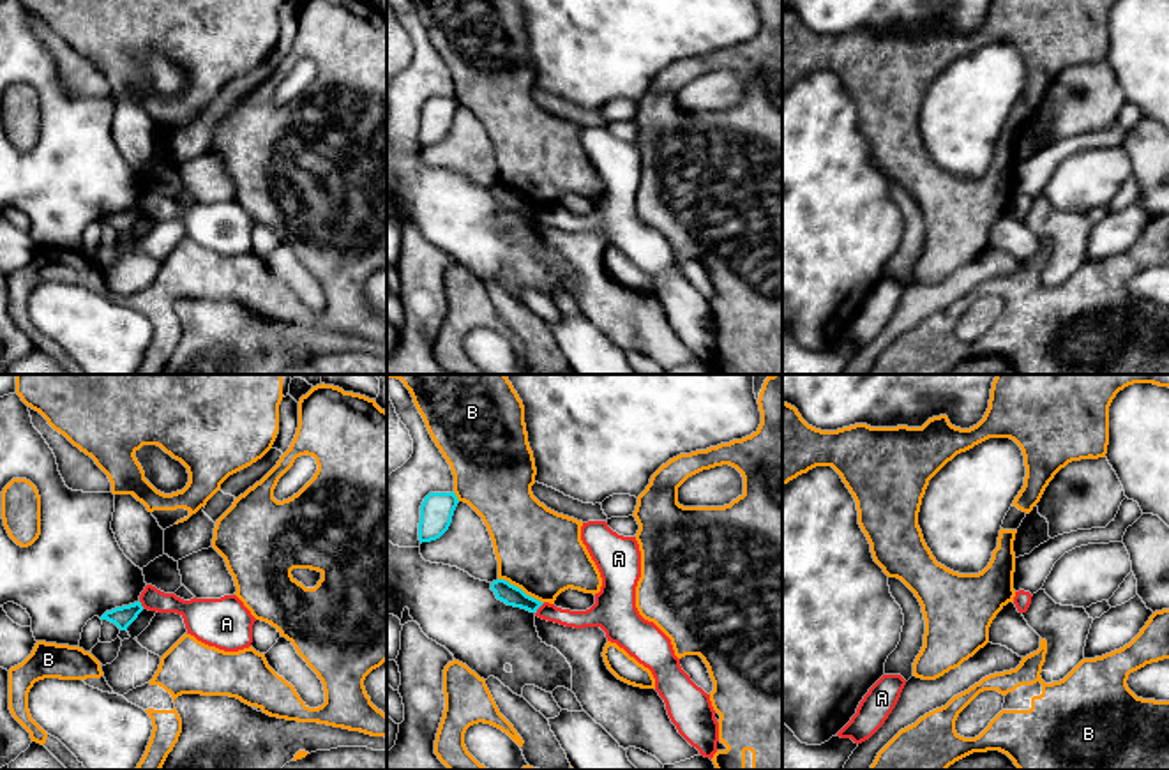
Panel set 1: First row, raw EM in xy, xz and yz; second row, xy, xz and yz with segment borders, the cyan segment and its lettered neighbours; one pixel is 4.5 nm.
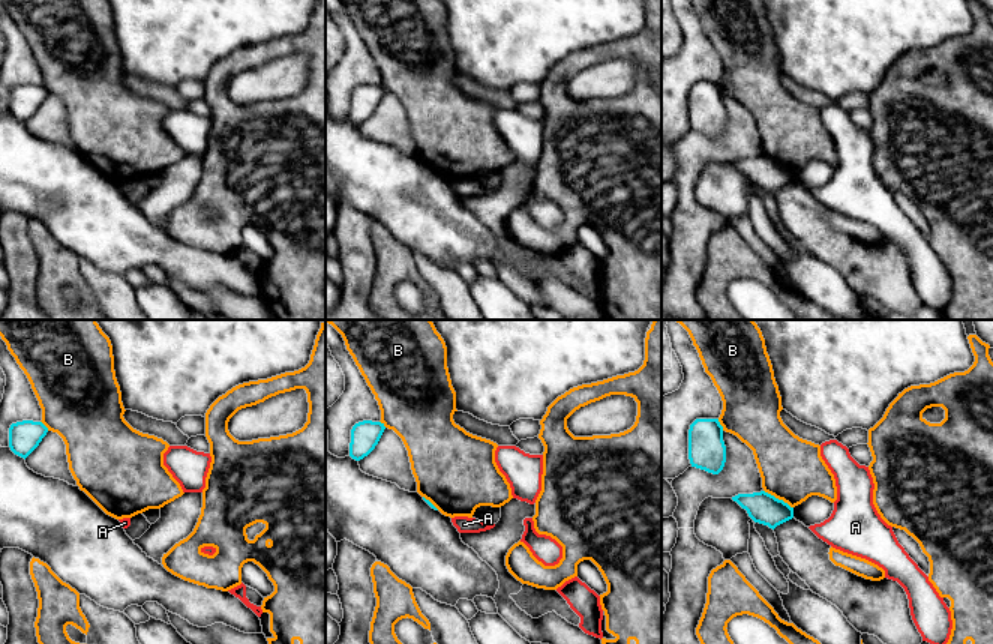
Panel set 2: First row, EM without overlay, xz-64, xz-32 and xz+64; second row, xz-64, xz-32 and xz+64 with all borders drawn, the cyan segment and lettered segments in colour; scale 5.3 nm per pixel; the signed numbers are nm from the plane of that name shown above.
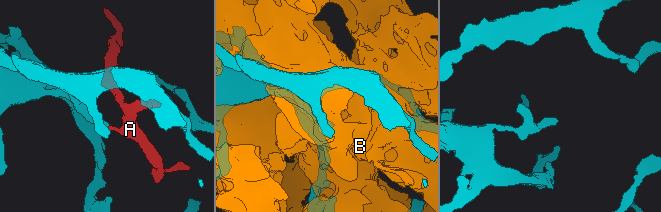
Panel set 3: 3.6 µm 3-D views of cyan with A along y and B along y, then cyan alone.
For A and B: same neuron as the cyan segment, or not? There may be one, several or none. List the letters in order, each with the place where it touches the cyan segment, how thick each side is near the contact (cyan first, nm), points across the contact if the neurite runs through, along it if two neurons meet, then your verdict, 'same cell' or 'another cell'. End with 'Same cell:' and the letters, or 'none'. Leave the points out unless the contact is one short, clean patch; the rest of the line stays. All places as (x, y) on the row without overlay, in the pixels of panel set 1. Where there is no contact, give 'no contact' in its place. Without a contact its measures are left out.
A: contact xz (539, 211); calibres 90 and 90 nm; border xz (544, 207), (535, 218); another cell
B: contact xz (520, 193); calibres 90 and 380 nm; another cell
Same cell: none

